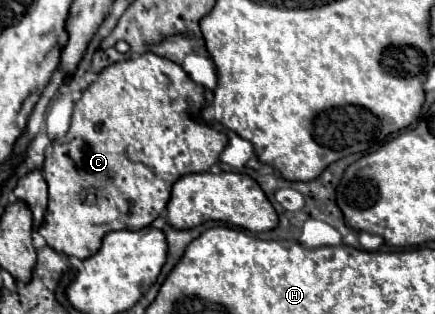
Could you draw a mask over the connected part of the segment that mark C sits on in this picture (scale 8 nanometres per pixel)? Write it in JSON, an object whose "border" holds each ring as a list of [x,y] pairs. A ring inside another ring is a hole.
{"border":[[[144,53],[144,55],[138,55],[134,59],[128,59],[128,61],[120,61],[120,63],[114,63],[110,67],[106,67],[100,75],[98,75],[98,81],[94,81],[82,95],[80,99],[76,101],[74,105],[74,113],[72,113],[72,125],[68,129],[68,133],[60,139],[56,139],[52,143],[52,153],[46,157],[44,161],[44,167],[42,167],[42,177],[46,179],[48,183],[48,211],[46,211],[46,217],[38,229],[38,233],[46,239],[48,247],[52,247],[54,251],[62,253],[62,255],[68,255],[68,257],[78,257],[78,259],[88,259],[92,257],[98,249],[100,249],[100,243],[104,239],[106,233],[110,231],[118,231],[118,229],[144,229],[148,227],[156,217],[162,215],[168,199],[170,199],[170,193],[172,193],[172,185],[182,177],[182,175],[188,175],[188,173],[200,173],[200,171],[208,171],[214,163],[218,163],[218,157],[220,153],[224,151],[226,143],[228,143],[228,137],[222,133],[222,131],[216,131],[212,129],[208,123],[204,123],[200,117],[200,111],[204,107],[204,93],[206,89],[198,83],[194,83],[188,73],[184,73],[184,69],[176,63],[172,63],[170,59],[164,59],[160,55],[154,55],[154,53]]]}

